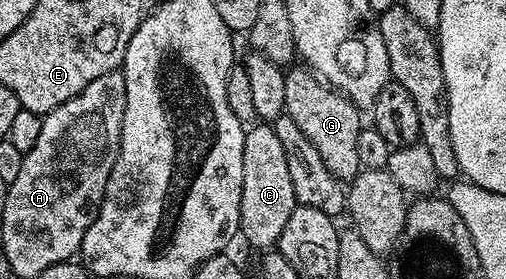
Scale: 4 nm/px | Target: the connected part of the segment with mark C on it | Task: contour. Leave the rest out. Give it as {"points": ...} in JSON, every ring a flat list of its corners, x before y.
{"points":[[255,123,244,132,241,163,243,182,239,233,253,248,267,251,278,246,281,231,285,231,285,223,289,223,289,215,293,215,297,204,293,195,293,183,289,179,285,151,281,148,274,127,267,123]]}

